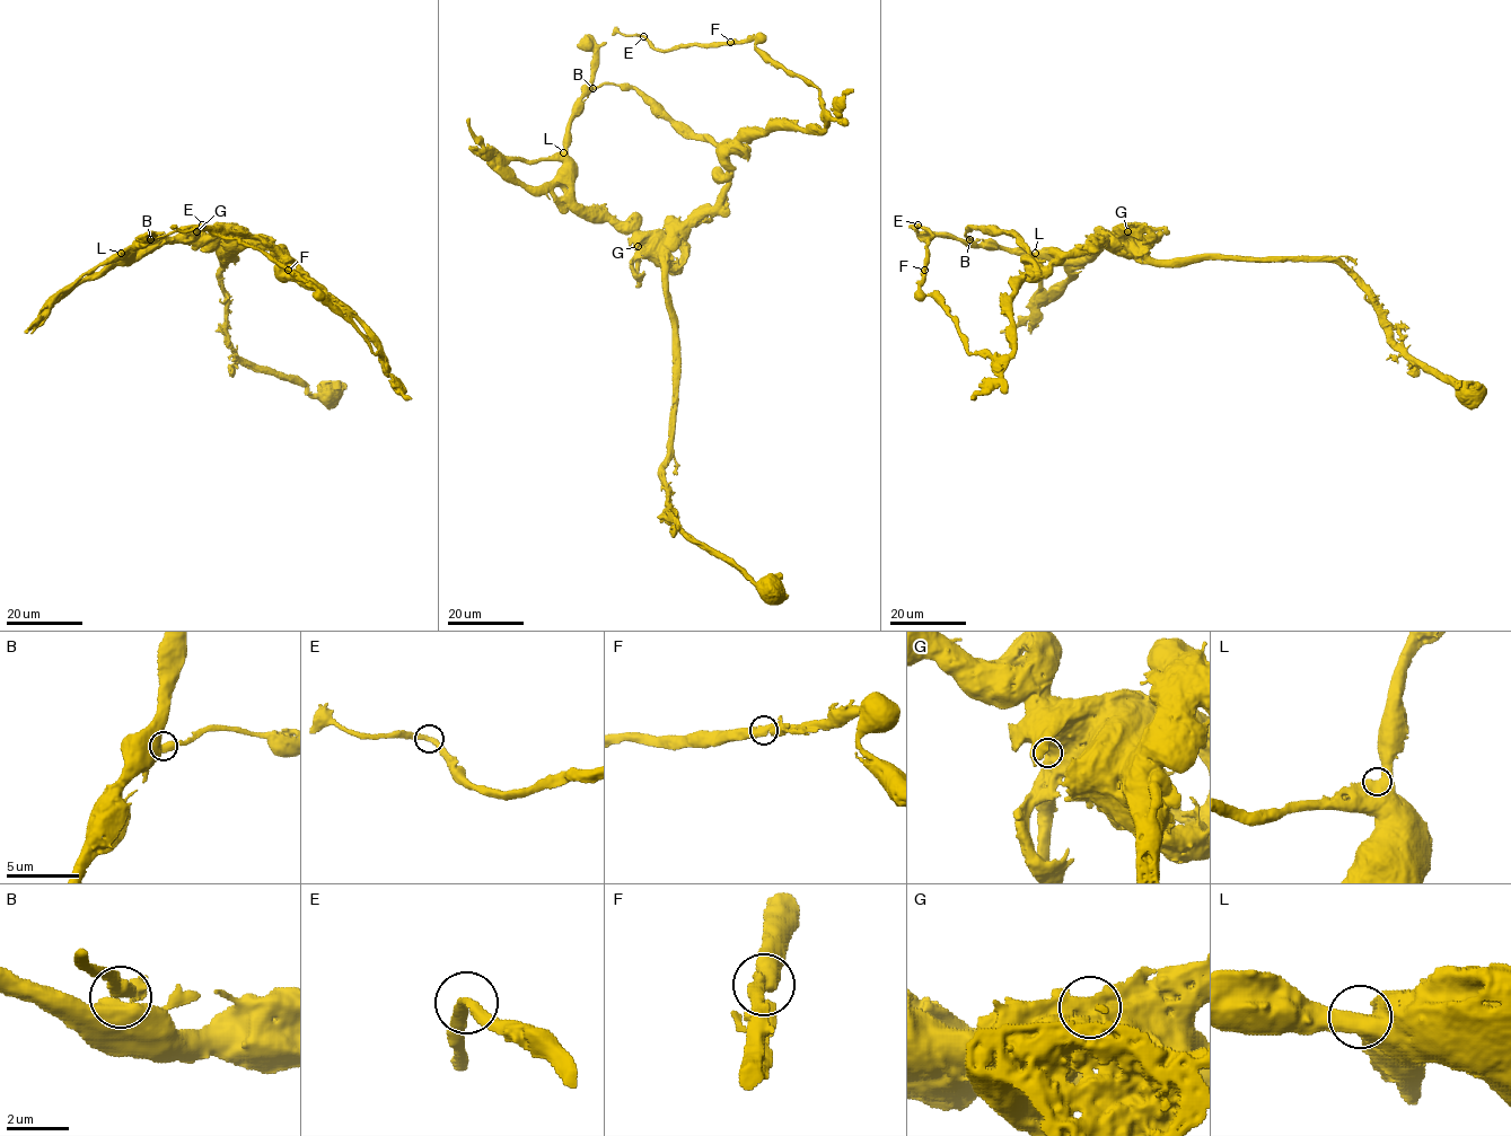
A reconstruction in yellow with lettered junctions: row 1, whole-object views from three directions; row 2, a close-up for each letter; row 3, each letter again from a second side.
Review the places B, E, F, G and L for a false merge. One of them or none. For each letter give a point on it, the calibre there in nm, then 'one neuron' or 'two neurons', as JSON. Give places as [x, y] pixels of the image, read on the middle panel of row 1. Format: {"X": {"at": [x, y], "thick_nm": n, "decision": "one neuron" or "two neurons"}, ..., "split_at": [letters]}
{"B": {"at": [593, 88], "thick_nm": 500, "decision": "one neuron"}, "E": {"at": [643, 36], "thick_nm": 300, "decision": "one neuron"}, "F": {"at": [730, 42], "thick_nm": 550, "decision": "one neuron"}, "G": {"at": [638, 246], "thick_nm": 900, "decision": "one neuron"}, "L": {"at": [563, 152], "thick_nm": 750, "decision": "one neuron"}, "split_at": []}

